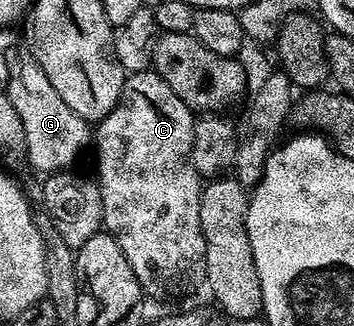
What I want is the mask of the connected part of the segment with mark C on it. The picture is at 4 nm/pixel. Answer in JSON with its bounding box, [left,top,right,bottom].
[95,72,205,300]

